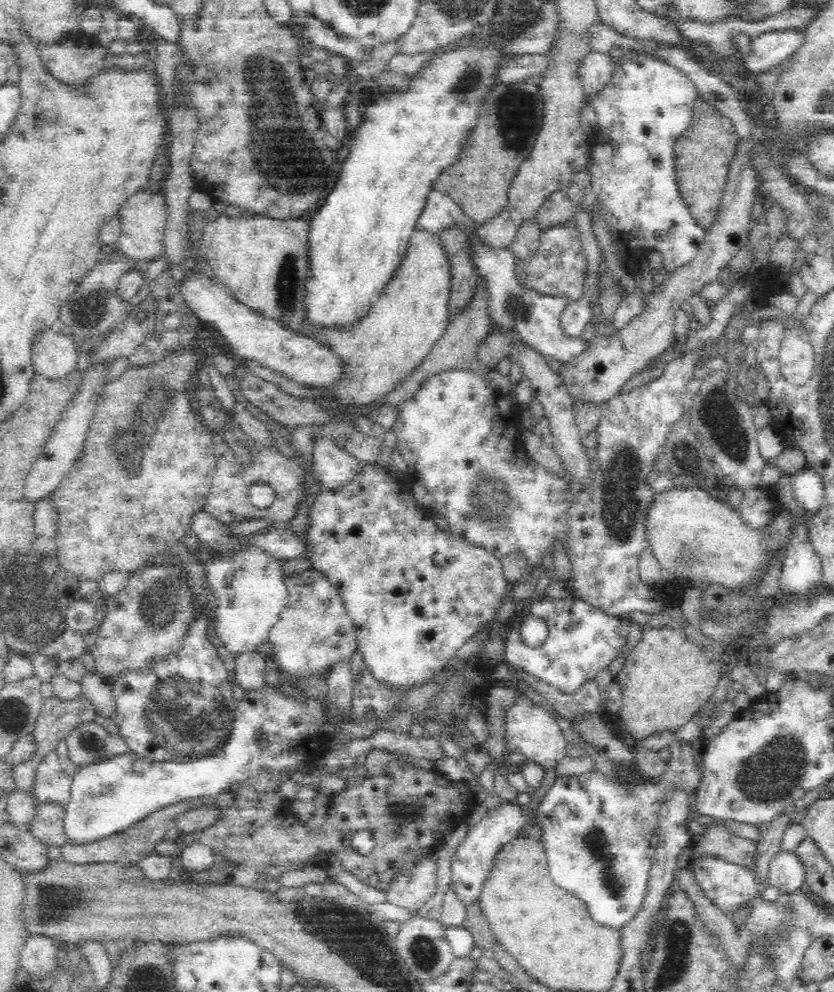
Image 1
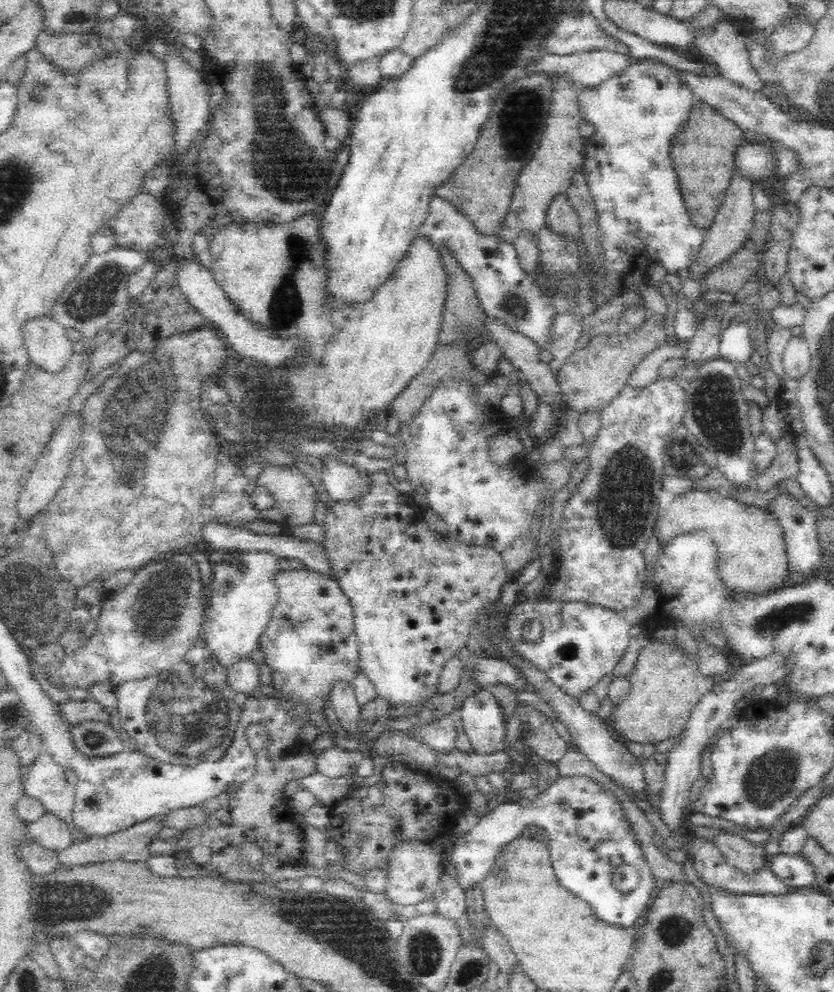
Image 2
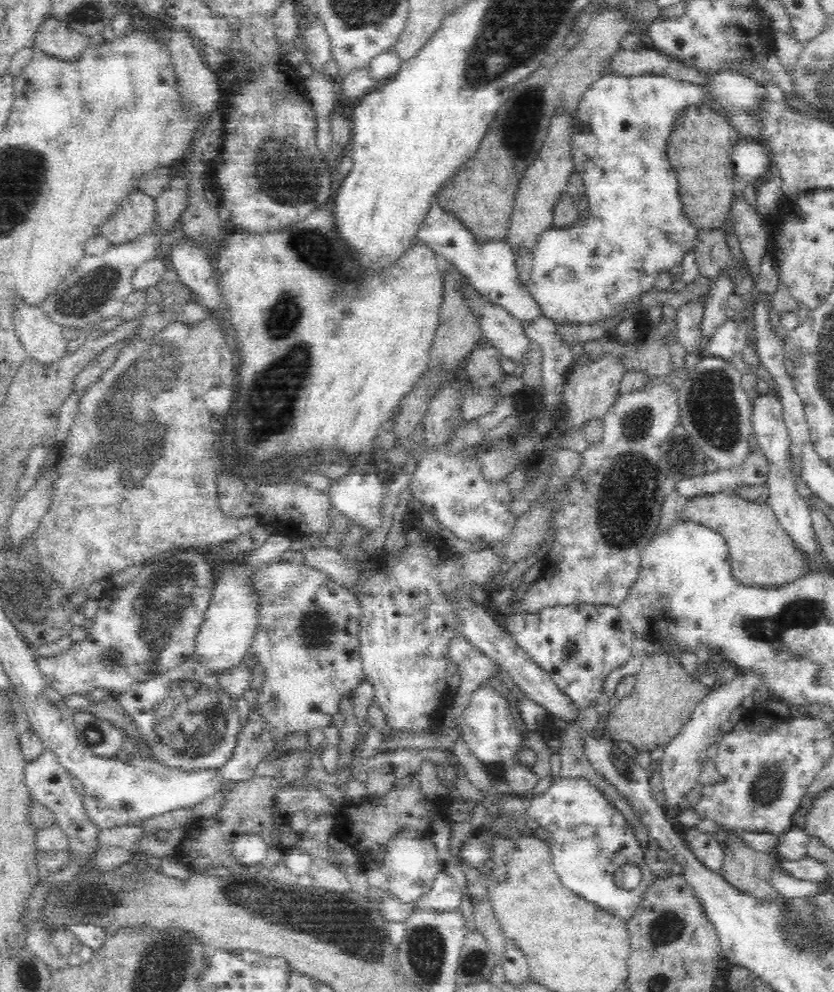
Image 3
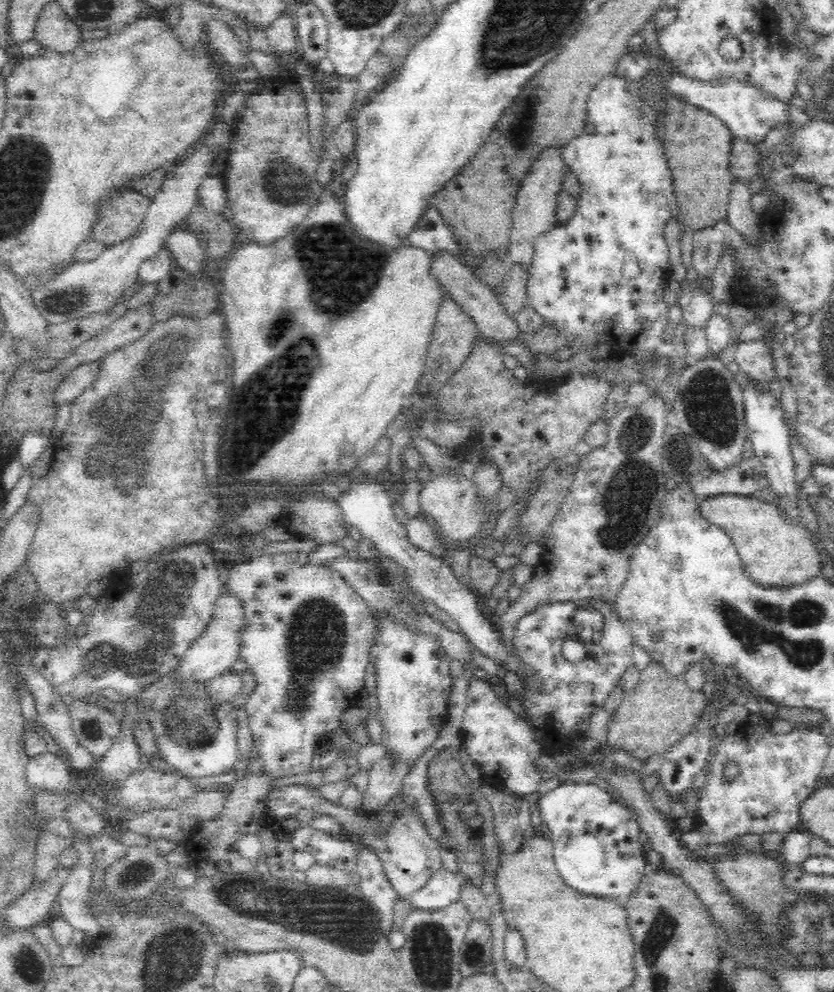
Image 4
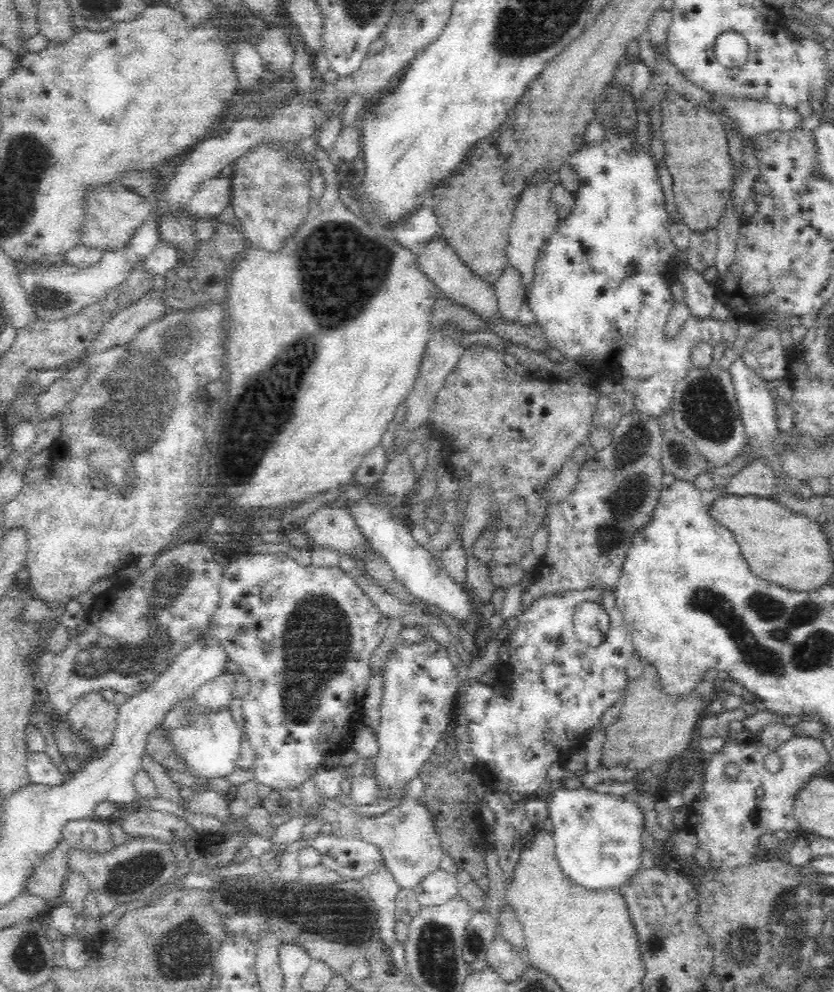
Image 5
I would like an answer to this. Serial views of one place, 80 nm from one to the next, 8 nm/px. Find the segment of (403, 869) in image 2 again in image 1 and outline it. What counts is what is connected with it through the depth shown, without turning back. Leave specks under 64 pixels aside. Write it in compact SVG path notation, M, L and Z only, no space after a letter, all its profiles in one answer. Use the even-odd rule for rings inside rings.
M436 853L430 854L434 858L428 858L415 868L415 875L411 879L398 878L386 891L387 902L392 906L404 908L412 914L417 914L424 904L428 903L436 892L437 861Z

